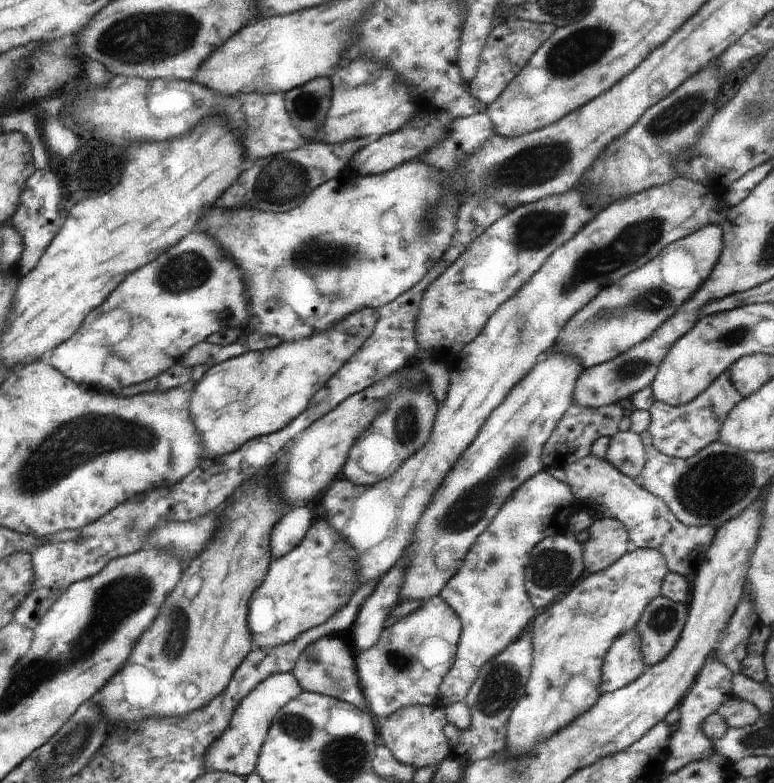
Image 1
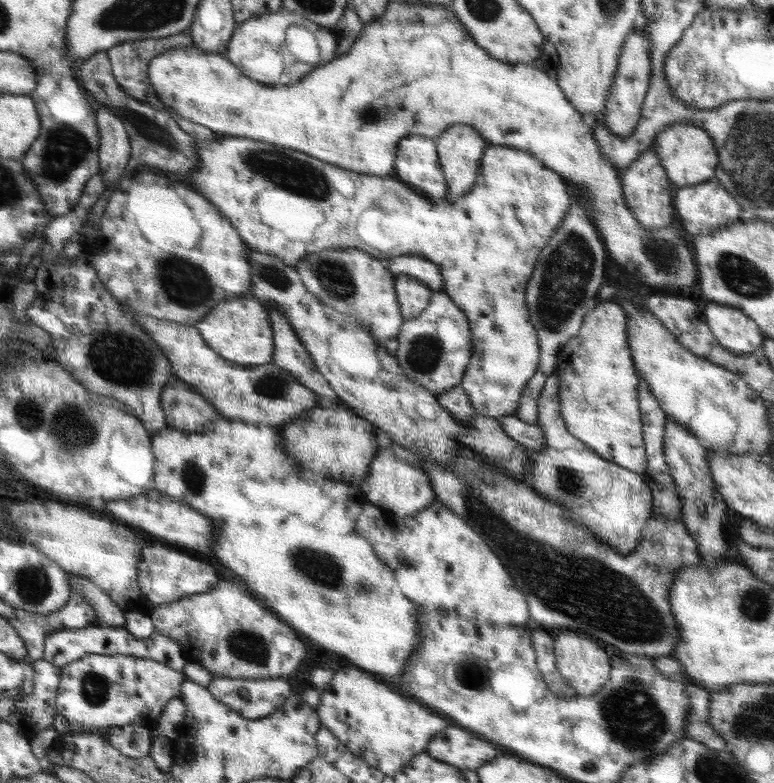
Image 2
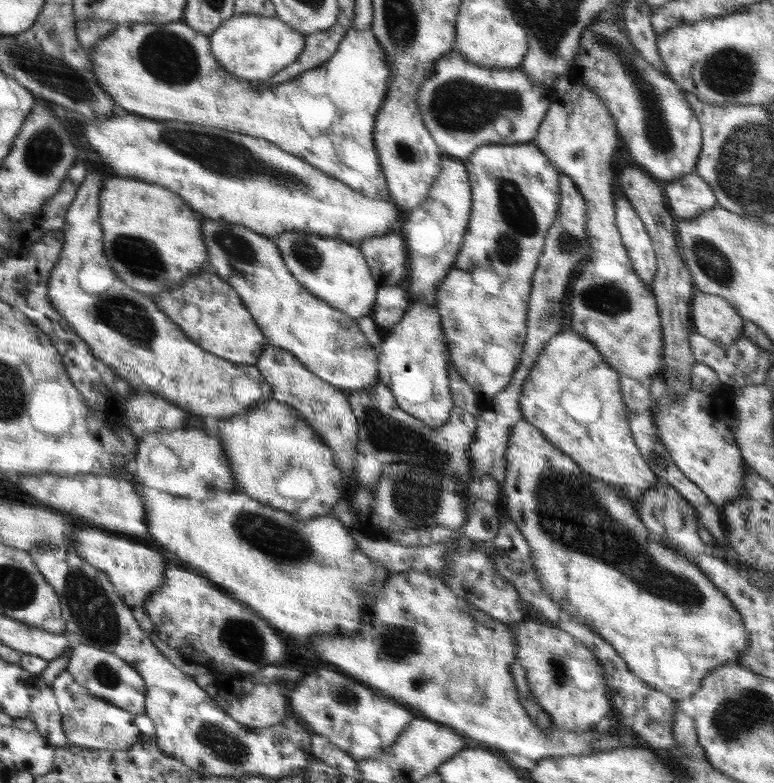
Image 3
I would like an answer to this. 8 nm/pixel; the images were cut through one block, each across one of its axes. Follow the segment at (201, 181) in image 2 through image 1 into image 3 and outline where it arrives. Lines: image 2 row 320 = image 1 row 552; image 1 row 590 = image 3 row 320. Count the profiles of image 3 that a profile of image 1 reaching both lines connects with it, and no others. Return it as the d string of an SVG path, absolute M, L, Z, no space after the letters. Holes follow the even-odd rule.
M534 142L509 145L488 143L478 147L463 163L468 171L470 186L473 187L471 226L464 233L454 266L438 287L436 308L442 317L442 333L446 337L446 348L452 356L451 366L487 402L509 385L519 366L527 336L526 312L532 276L544 248L546 232L558 214L560 172ZM474 260L476 270L490 270L494 274L494 278L486 274L484 280L488 286L492 286L492 292L486 292L472 280Z

